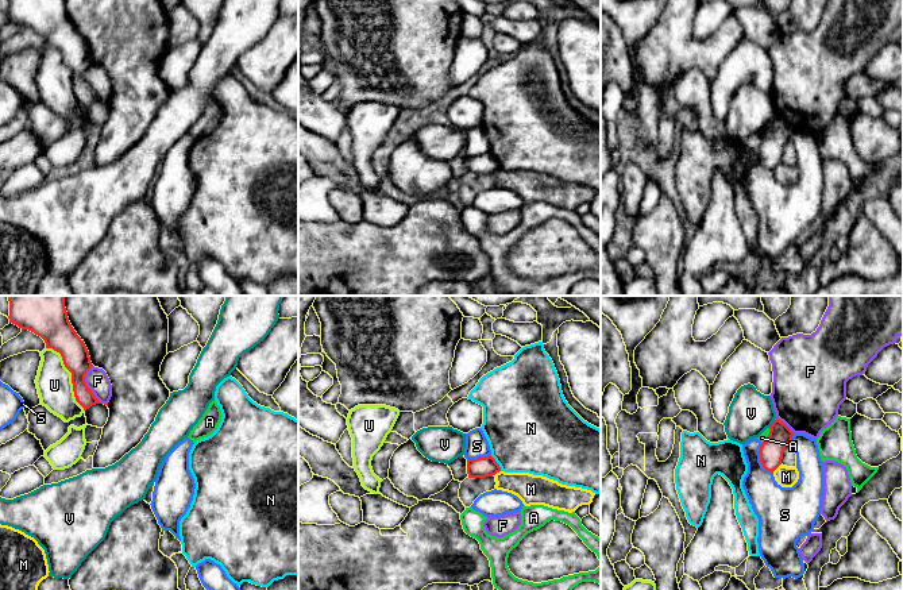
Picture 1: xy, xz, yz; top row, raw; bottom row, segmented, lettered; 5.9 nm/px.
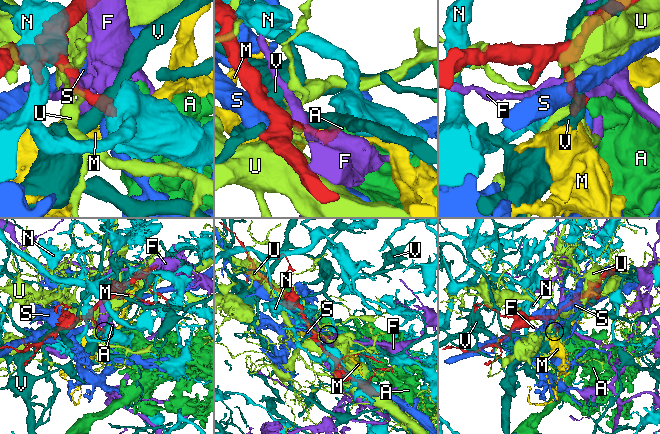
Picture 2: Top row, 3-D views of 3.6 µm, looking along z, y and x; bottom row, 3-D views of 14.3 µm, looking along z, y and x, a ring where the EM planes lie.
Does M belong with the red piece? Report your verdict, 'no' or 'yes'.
no

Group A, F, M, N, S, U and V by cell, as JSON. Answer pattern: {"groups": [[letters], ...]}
{"groups": [["A"], ["F"], ["M"], ["N"], ["S"], ["U"], ["V"]]}

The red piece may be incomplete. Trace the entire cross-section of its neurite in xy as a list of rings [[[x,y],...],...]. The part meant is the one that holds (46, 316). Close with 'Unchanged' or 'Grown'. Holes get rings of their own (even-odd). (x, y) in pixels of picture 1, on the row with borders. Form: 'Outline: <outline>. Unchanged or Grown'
Outline: [[[7,296],[9,323],[40,336],[46,348],[59,352],[72,373],[76,401],[89,409],[101,404],[86,386],[85,375],[93,367],[84,340],[72,327],[65,308],[65,296]]]. Unchanged

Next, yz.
Outline: [[[779,419],[769,427],[769,435],[761,443],[760,462],[767,471],[773,473],[783,459],[786,447],[791,443],[794,432]]]. Unchanged

